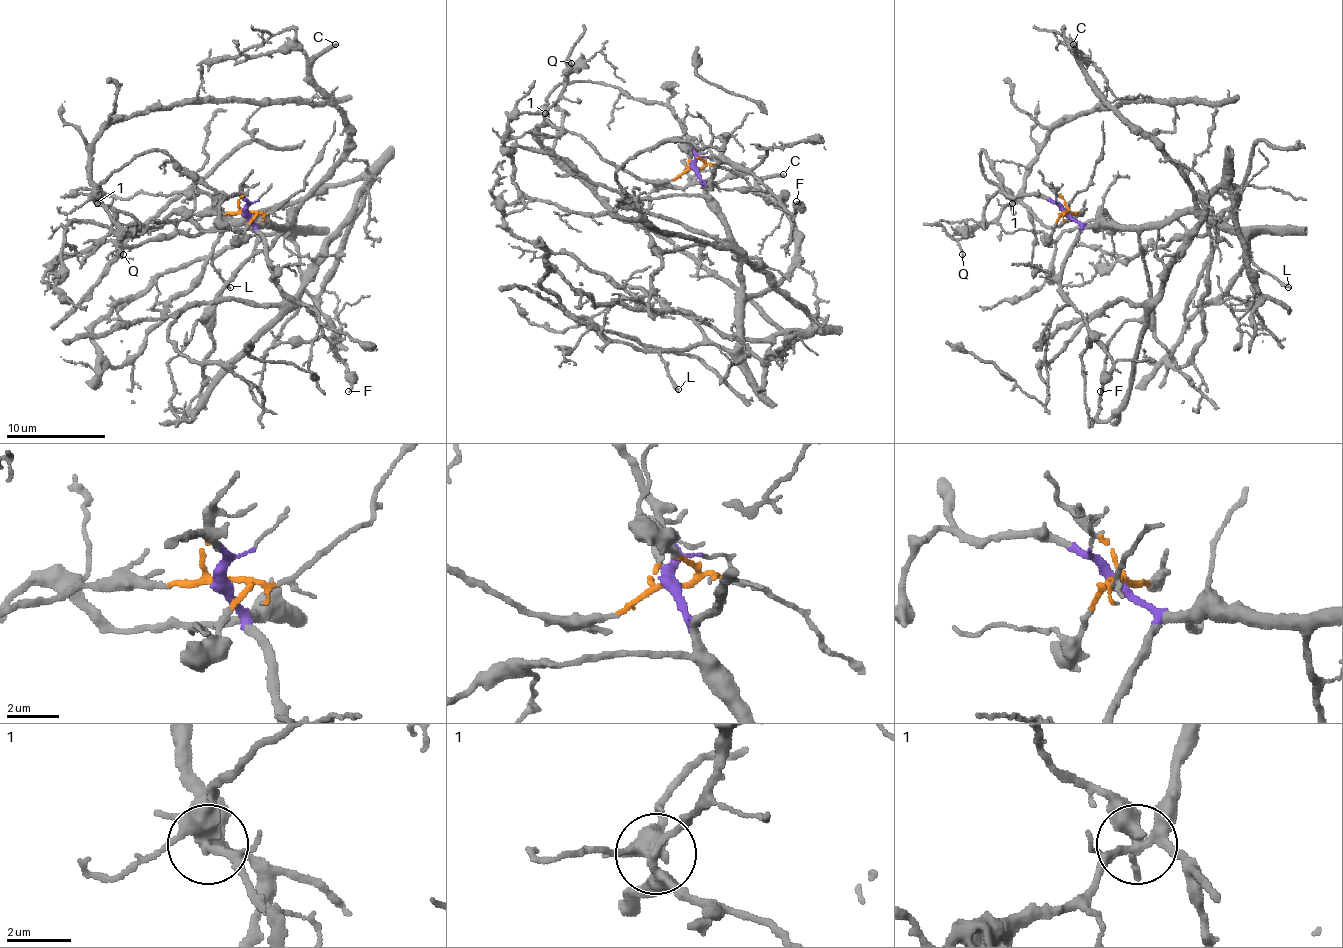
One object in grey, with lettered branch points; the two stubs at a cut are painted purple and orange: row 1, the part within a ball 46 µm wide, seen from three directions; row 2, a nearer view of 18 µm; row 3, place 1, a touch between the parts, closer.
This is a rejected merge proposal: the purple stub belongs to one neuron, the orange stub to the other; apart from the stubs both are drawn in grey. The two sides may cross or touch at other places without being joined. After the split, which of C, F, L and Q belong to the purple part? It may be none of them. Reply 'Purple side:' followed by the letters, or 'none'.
Purple side: C, F, L

